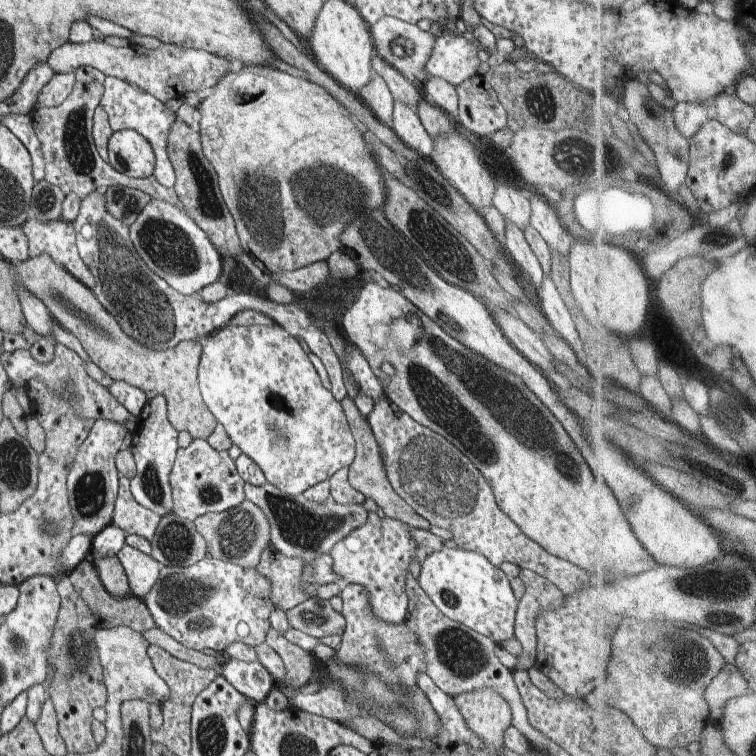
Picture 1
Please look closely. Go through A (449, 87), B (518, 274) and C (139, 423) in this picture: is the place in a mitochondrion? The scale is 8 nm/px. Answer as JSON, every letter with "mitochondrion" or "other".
{"A":"other","B":"other","C":"other"}

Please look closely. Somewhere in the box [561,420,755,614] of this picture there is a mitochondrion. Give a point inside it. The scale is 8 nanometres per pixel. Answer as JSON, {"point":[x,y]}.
{"point":[717,585]}

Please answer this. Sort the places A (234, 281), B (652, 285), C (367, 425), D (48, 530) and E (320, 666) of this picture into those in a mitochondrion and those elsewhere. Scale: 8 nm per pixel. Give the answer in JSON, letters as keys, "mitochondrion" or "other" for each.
{"A":"other","B":"other","C":"other","D":"mitochondrion","E":"other"}

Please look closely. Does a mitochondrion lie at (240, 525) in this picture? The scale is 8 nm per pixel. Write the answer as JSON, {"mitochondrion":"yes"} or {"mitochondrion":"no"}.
{"mitochondrion":"yes"}

